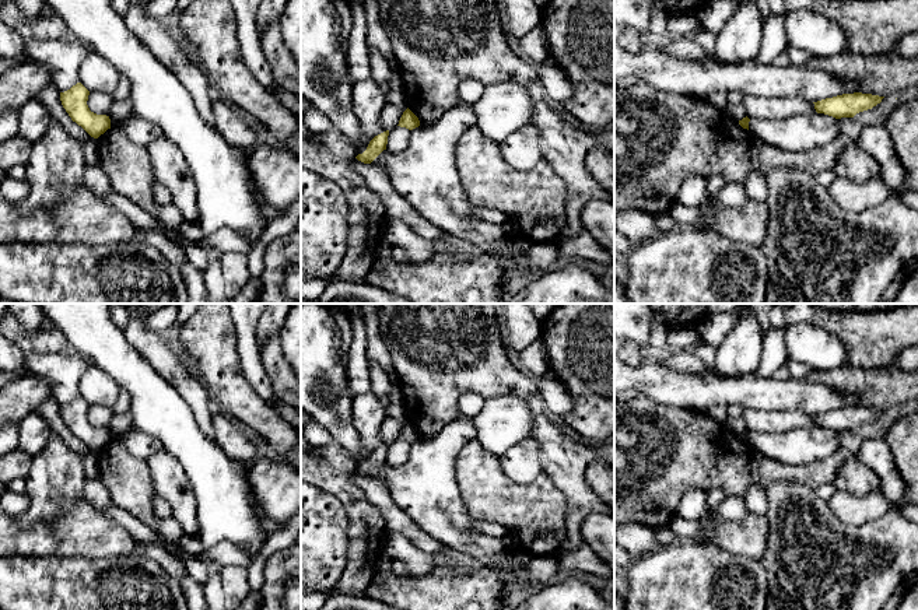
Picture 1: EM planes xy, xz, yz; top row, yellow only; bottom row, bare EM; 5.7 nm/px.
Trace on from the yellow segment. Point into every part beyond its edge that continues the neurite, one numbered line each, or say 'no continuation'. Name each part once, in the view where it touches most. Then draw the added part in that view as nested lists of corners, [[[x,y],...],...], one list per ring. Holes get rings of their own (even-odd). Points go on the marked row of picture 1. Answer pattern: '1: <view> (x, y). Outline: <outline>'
no continuation

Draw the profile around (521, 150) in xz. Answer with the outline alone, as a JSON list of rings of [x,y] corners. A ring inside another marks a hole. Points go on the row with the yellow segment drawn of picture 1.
[[[526,125],[501,143],[504,159],[518,171],[529,171],[543,158],[539,150],[539,130]]]

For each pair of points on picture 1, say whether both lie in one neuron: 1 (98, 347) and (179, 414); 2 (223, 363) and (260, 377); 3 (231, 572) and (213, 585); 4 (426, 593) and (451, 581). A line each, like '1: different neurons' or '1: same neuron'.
1: same neuron
2: different neurons
3: different neurons
4: same neuron

